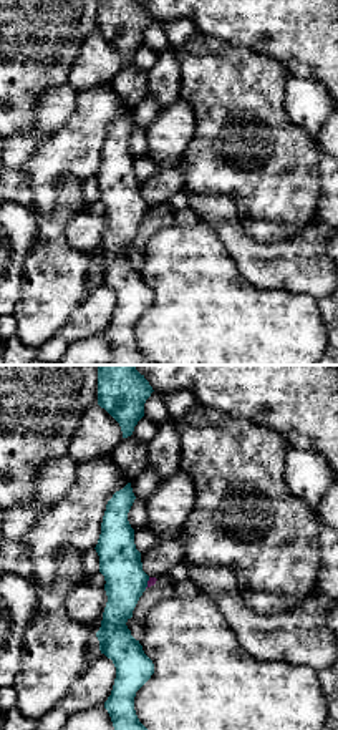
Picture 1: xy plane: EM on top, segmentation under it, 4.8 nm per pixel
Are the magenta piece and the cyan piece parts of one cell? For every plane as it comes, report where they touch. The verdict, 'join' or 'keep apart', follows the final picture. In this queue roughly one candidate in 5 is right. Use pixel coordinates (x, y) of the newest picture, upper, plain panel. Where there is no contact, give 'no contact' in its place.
(148, 211)

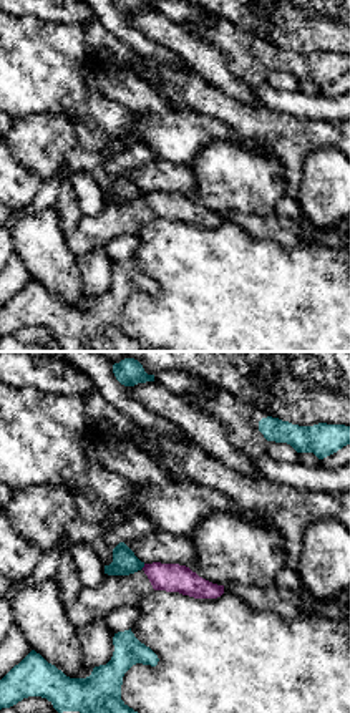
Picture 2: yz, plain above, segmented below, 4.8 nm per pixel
(145, 194)

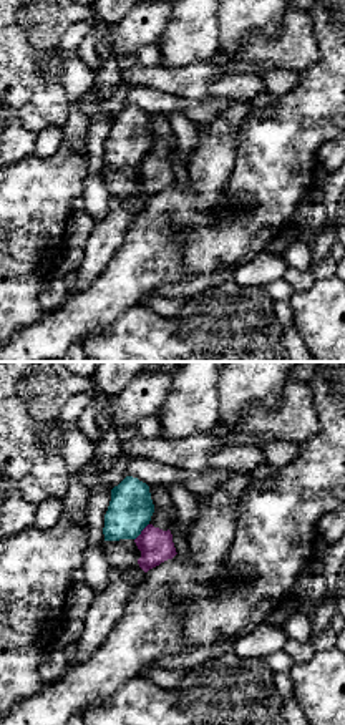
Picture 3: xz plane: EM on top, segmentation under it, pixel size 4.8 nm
(141, 160)

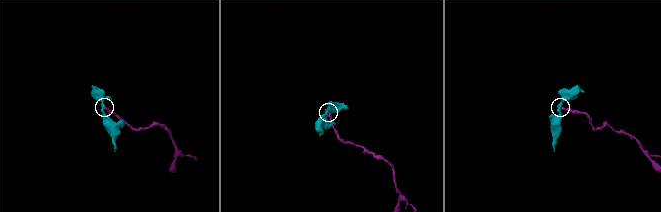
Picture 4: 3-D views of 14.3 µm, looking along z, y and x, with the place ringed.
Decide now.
keep apart

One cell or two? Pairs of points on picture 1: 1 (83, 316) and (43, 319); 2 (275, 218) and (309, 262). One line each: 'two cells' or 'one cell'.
1: two cells
2: two cells

